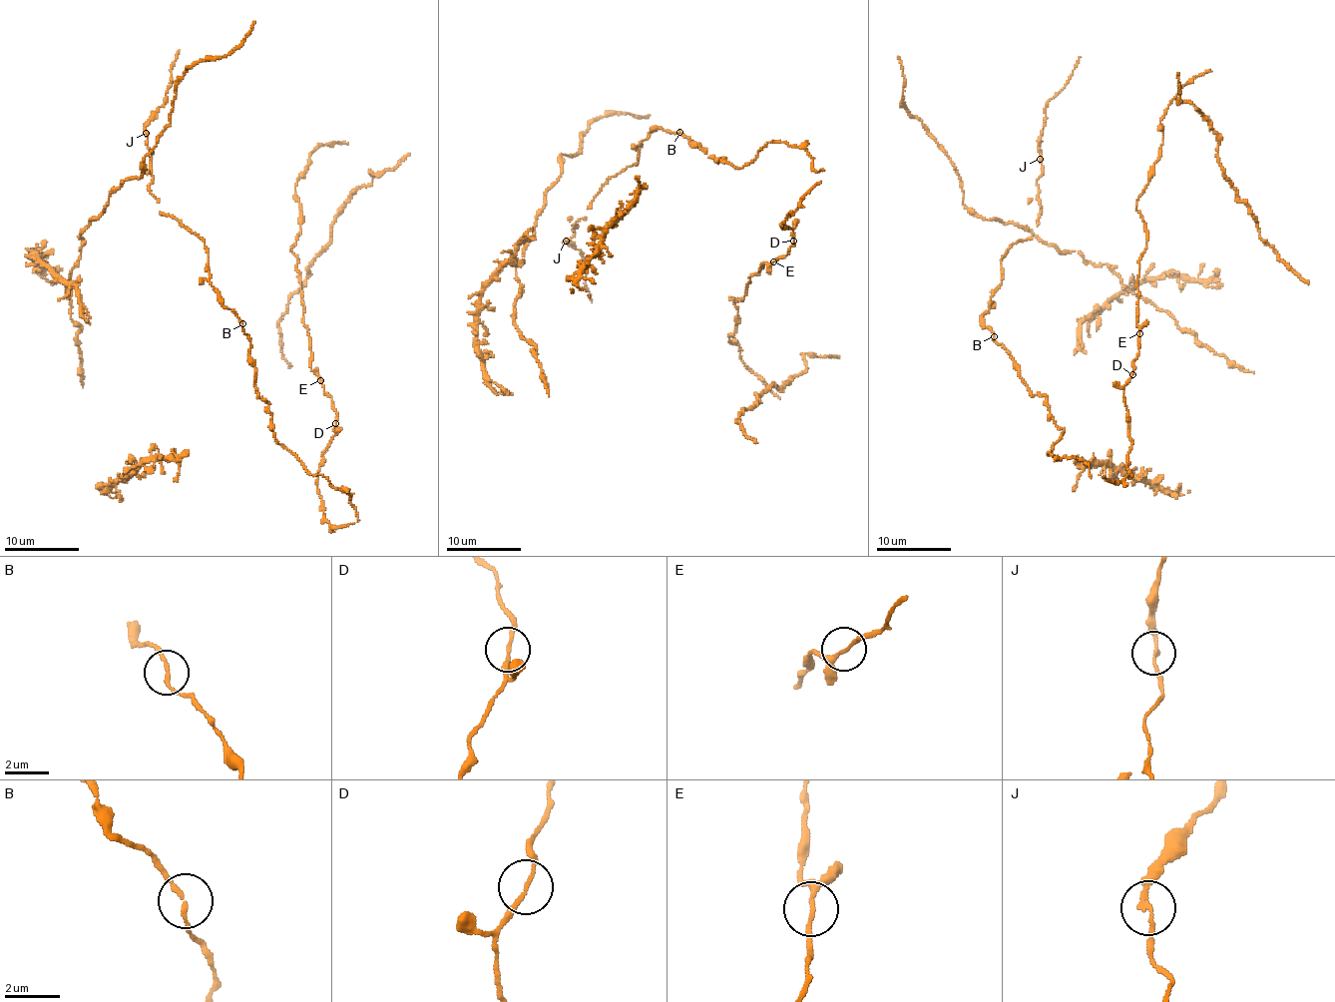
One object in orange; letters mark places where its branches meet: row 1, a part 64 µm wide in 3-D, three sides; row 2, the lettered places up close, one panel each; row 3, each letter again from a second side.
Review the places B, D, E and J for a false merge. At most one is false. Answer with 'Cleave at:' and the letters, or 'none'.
Cleave at: J

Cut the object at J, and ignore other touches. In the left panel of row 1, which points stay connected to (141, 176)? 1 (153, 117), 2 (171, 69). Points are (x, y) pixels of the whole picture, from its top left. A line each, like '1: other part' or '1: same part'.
1: other part
2: other part

